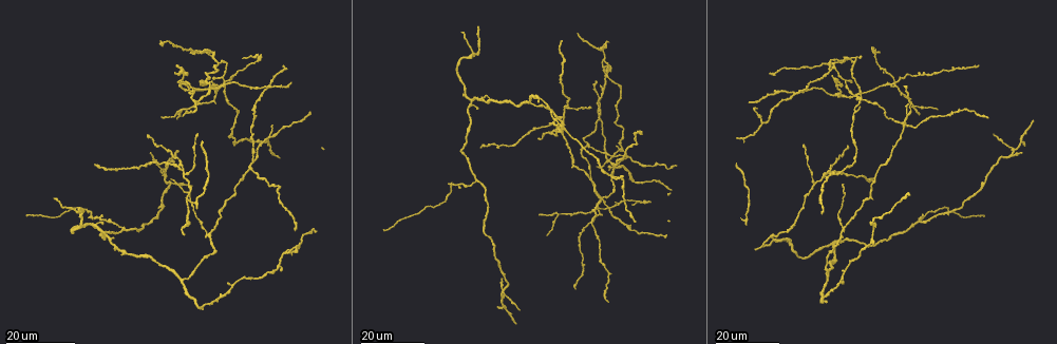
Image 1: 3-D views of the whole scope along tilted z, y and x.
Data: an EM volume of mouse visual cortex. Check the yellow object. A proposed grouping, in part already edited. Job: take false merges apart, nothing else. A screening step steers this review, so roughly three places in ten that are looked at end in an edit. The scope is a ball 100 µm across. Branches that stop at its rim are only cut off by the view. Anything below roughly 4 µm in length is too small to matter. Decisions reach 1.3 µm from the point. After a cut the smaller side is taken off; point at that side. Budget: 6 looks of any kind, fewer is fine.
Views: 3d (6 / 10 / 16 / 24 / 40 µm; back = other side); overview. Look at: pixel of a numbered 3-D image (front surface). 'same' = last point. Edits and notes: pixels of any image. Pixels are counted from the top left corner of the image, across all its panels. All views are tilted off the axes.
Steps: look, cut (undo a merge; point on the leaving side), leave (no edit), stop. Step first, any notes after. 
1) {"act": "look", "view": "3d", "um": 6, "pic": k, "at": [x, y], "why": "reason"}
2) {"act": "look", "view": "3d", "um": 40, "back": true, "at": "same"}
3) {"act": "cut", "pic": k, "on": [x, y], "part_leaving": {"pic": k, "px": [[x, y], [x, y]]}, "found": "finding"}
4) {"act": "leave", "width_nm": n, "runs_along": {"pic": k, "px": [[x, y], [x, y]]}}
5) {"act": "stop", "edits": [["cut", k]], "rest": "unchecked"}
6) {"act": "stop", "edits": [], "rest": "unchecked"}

{"act": "look", "view": "3d", "um": 16, "pic": 1, "at": [616, 125], "why": "thin neck"}

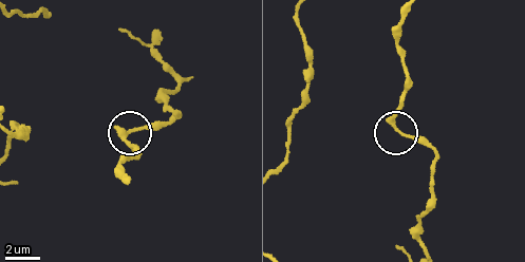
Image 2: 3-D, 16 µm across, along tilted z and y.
{"act": "look", "view": "3d", "um": 10, "pic": 2, "at": [406, 135]}

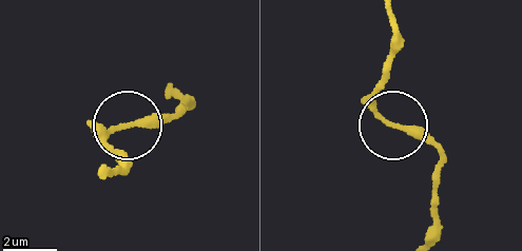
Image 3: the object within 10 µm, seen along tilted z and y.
{"act": "leave", "found": "all the same neuron"}

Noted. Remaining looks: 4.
{"act": "look", "view": "3d", "um": 24, "pic": 1, "at": [622, 151], "why": "branch point"}

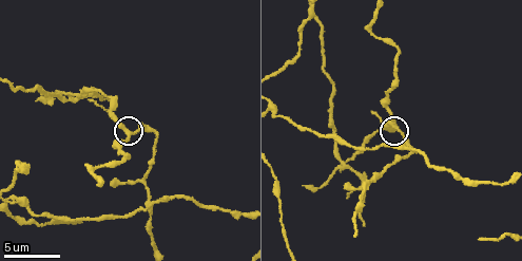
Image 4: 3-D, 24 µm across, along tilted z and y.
{"act": "look", "view": "3d", "um": 10, "pic": 4, "at": [126, 133]}

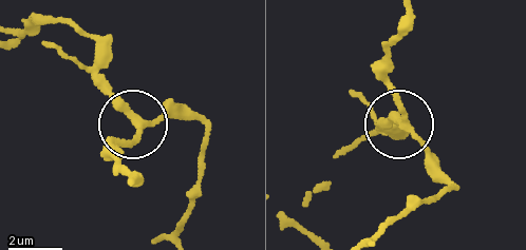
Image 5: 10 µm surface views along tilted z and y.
{"act": "leave", "arms": 3, "runs_along": {"pic": 5, "px": [[373, 237], [453, 186], [405, 126], [375, 124]]}, "found": "one neuron here"}

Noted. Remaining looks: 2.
{"act": "look", "view": "3d", "um": 16, "pic": 1, "at": [182, 166]}

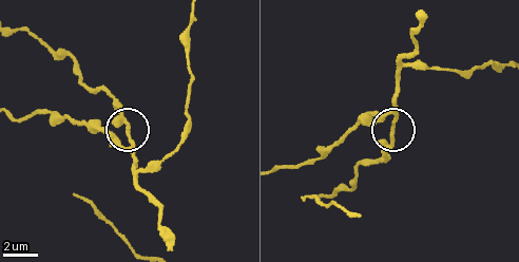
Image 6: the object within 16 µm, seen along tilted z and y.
{"act": "look", "view": "3d", "um": 10, "pic": 6, "at": [391, 128]}

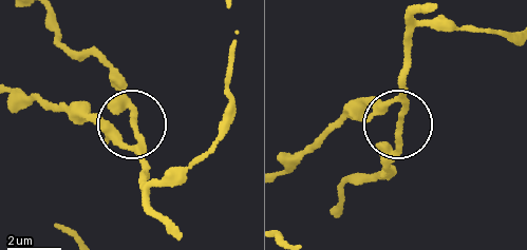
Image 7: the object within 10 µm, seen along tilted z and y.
{"act": "leave", "side_arm_um": 19, "found": "continuous, no second neuron"}

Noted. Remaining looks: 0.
{"act": "stop", "edits": [], "rest": "unchecked"}

